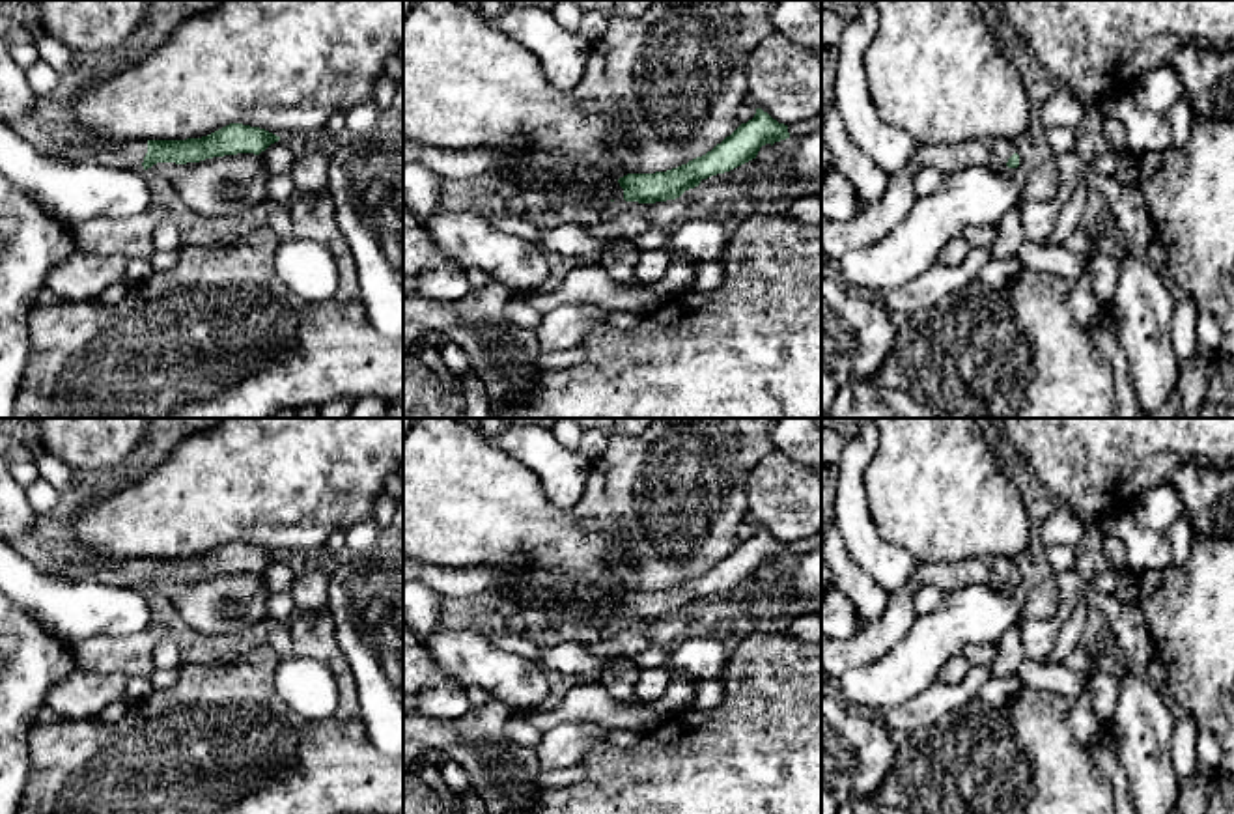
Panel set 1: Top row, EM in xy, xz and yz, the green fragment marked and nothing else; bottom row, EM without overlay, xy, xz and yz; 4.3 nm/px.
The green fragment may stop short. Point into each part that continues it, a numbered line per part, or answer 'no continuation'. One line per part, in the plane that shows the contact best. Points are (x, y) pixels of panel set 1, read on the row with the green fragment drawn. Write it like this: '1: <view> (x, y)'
1: xy (118, 154)

